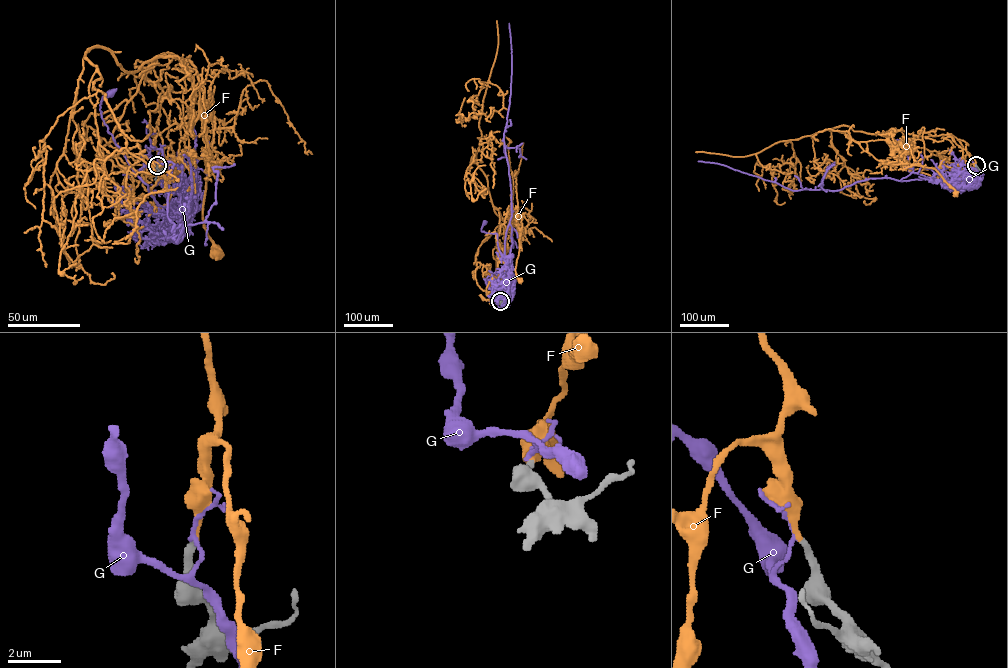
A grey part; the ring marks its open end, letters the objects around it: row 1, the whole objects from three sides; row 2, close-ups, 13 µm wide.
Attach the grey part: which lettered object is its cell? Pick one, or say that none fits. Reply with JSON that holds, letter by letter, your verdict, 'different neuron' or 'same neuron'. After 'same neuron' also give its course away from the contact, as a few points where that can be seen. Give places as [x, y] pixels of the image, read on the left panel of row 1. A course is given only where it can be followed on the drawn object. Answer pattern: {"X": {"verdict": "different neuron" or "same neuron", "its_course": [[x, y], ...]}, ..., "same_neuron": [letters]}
{"F": {"verdict": "same neuron", "its_course": [[157, 165], [161, 100], [144, 74], [155, 57], [177, 56], [199, 79], [214, 171], [203, 223], [217, 251]]}, "G": {"verdict": "different neuron"}, "same_neuron": ["F"]}

